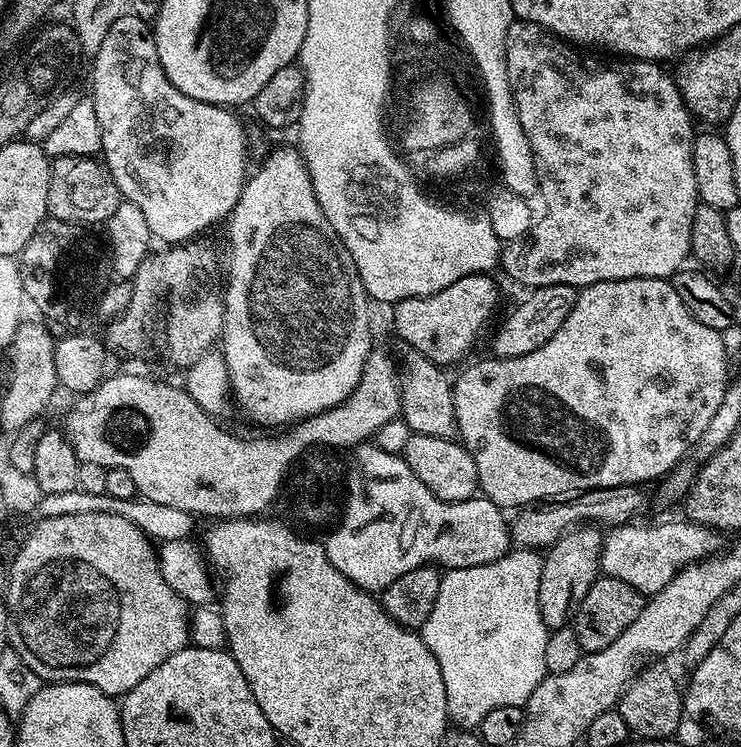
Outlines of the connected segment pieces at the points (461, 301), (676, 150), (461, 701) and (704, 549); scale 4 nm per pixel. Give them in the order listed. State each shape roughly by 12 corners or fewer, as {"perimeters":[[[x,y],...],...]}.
{"perimeters":[[[491,275],[391,305],[413,352],[456,364],[496,312]],[[513,19],[544,217],[525,289],[685,267],[694,117],[659,63]],[[544,557],[449,568],[422,635],[448,718],[527,704]],[[691,520],[621,524],[604,538],[603,575],[655,594],[721,551]]]}

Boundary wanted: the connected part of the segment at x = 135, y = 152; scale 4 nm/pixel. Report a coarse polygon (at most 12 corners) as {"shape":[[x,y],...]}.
{"shape":[[149,21],[92,64],[103,163],[153,237],[227,221],[249,171],[235,111],[182,94]]}

